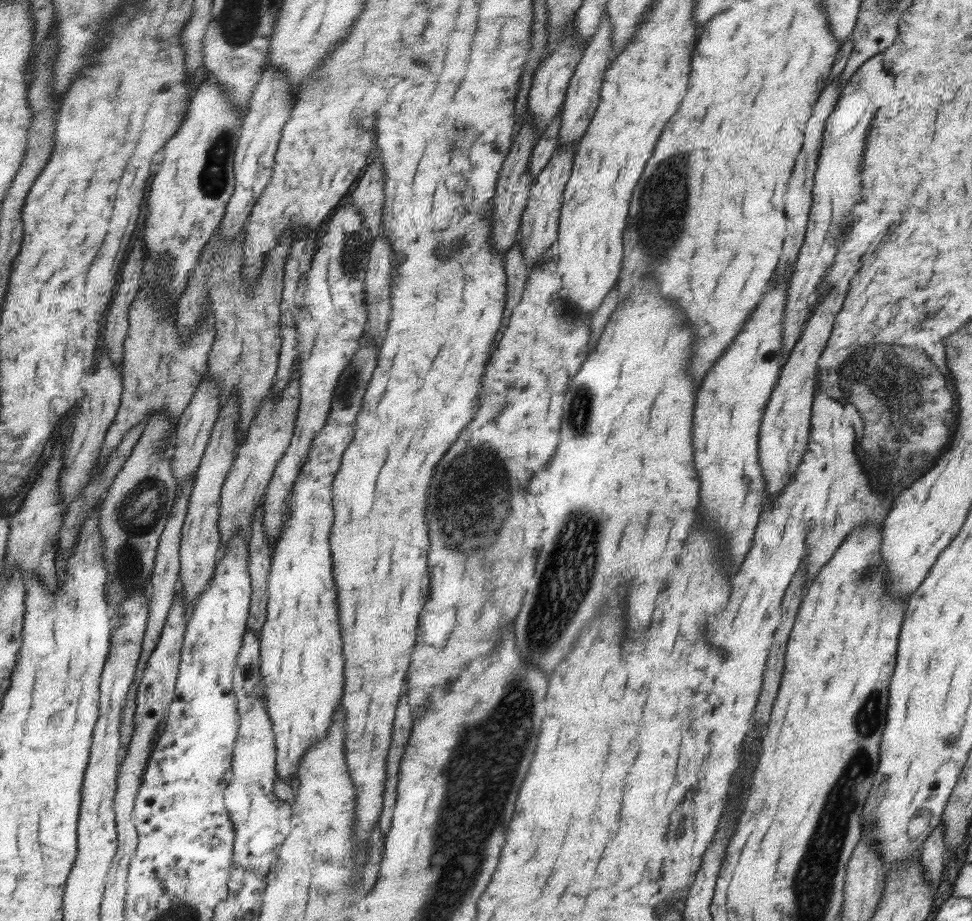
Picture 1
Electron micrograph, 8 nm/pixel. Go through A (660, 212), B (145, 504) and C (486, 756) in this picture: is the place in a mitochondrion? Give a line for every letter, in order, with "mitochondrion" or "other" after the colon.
A: mitochondrion
B: mitochondrion
C: mitochondrion

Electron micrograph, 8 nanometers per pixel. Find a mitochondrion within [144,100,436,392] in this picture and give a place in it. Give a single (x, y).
(212, 178)

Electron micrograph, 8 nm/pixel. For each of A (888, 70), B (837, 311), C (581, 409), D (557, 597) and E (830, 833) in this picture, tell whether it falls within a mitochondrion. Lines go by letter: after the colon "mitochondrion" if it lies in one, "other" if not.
A: other
B: other
C: mitochondrion
D: mitochondrion
E: mitochondrion

